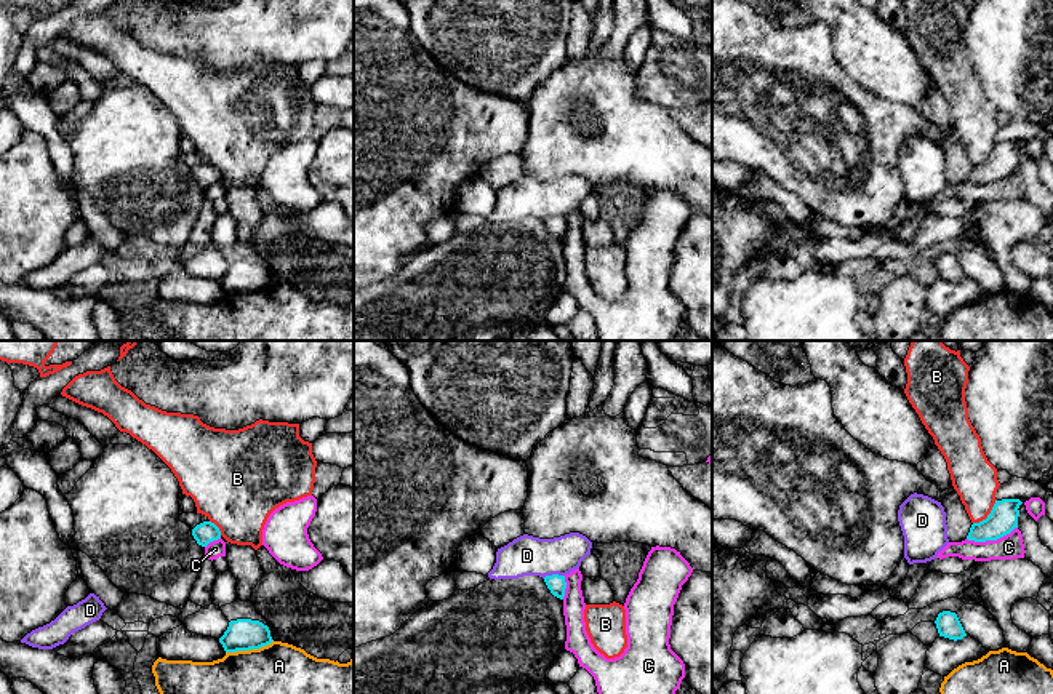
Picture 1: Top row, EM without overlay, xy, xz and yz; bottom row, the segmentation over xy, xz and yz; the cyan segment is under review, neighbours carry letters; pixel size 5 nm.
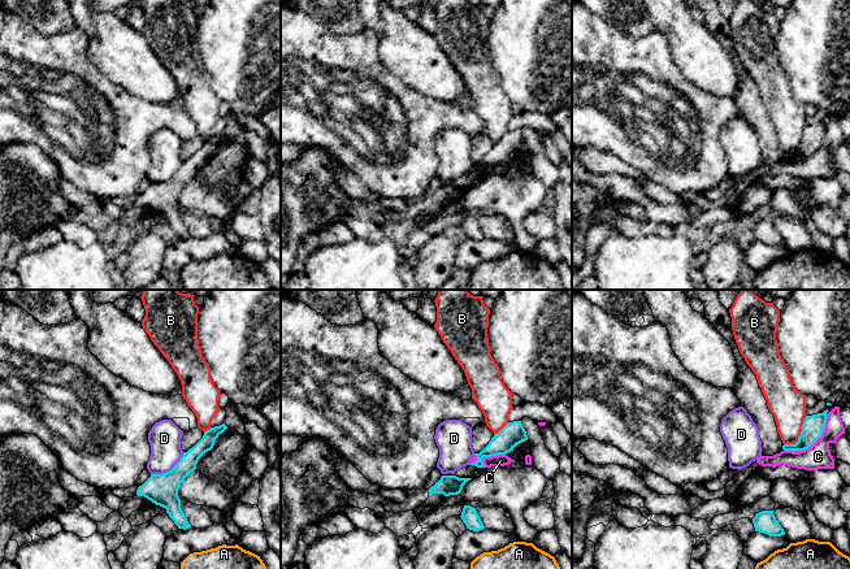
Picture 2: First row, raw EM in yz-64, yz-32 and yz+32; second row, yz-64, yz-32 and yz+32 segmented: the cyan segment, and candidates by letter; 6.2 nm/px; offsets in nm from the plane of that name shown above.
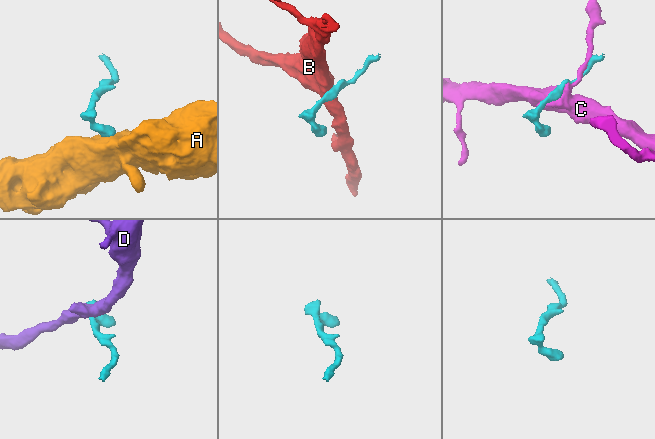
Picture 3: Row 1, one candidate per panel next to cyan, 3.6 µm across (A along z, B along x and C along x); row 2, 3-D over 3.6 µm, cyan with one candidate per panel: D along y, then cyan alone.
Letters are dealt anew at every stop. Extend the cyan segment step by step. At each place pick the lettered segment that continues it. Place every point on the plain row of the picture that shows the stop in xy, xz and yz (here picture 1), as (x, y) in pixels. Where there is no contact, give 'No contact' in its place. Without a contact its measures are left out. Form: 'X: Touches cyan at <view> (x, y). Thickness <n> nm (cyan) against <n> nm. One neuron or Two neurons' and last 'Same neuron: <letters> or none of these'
A: Touches cyan at xy (248, 291). Thickness 160 nm (cyan) against 500 nm. Two neurons
B: Touches cyan at yz (988, 157). Thickness 150 nm (cyan) against 220 nm. Two neurons
C: Touches cyan at yz (991, 181). Thickness 150 nm (cyan) against 130 nm. Two neurons
D: Touches cyan at xz (552, 216). Thickness 90 nm (cyan) against 200 nm. Two neurons
Same neuron: none of these

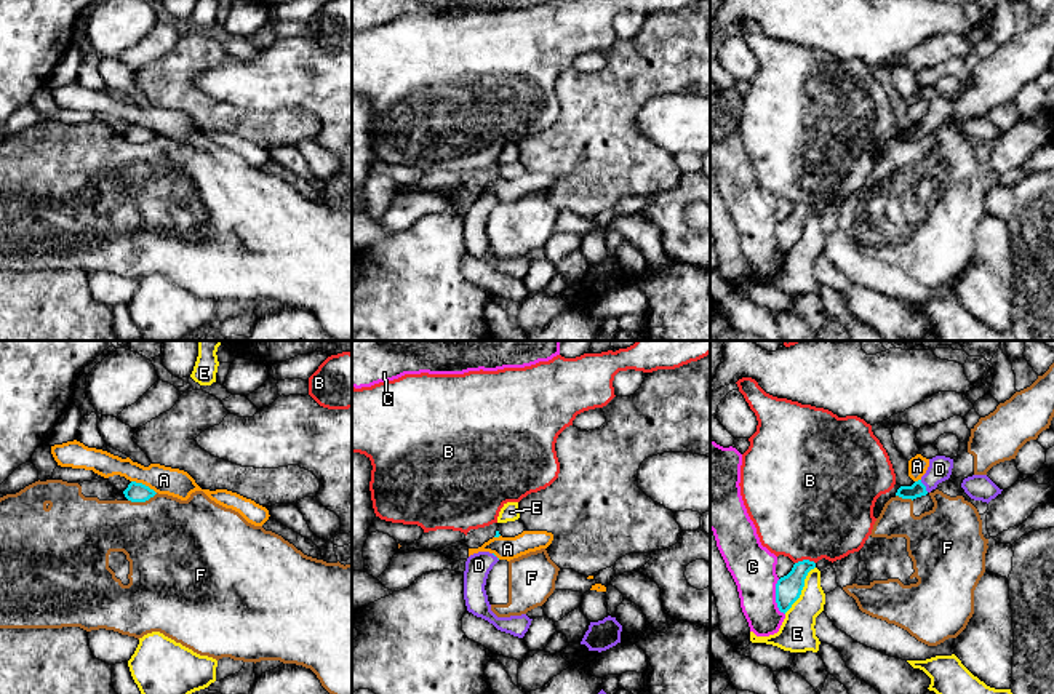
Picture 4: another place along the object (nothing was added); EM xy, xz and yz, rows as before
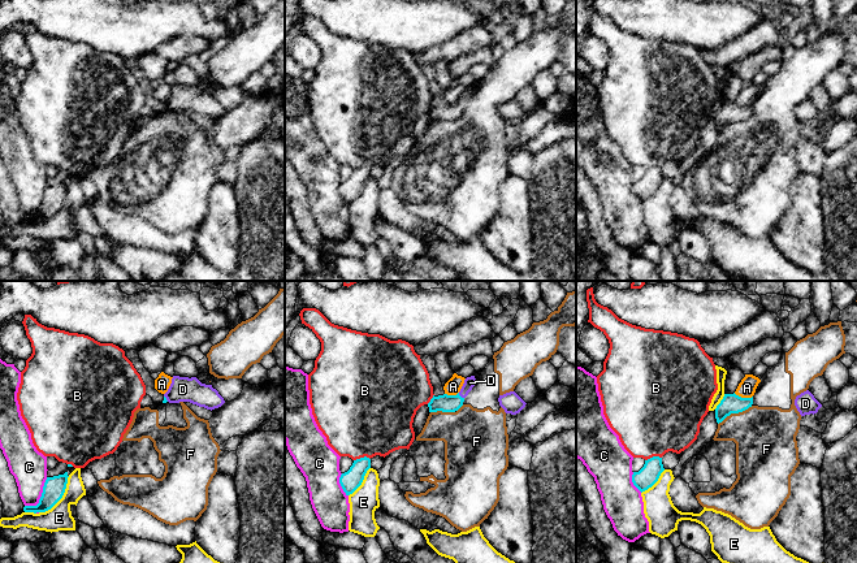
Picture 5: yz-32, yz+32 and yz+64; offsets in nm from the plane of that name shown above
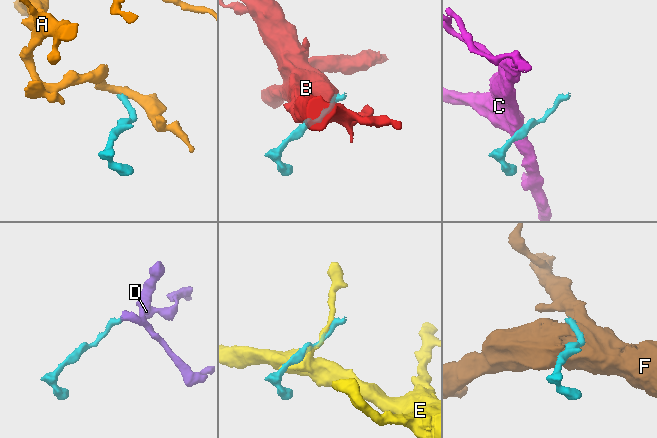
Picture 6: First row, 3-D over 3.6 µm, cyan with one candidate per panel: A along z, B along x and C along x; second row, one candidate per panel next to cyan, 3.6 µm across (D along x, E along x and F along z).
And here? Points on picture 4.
A: Touches cyan at xy (144, 127). Thickness 100 nm (cyan) against 140 nm. Two neurons
B: Touches cyan at yz (805, 202). Thickness 130 nm (cyan) against 500 nm. Two neurons
C: Touches cyan at yz (776, 239). Thickness 130 nm (cyan) against 220 nm. Two neurons
D: Touches cyan at yz (925, 128). Thickness 80 nm (cyan) against 120 nm. One neuron
E: Touches cyan at yz (802, 231). Thickness 130 nm (cyan) against 190 nm. Two neurons
F: Touches cyan at xy (143, 143). Thickness 100 nm (cyan) against 440 nm. Two neurons
Same neuron: D

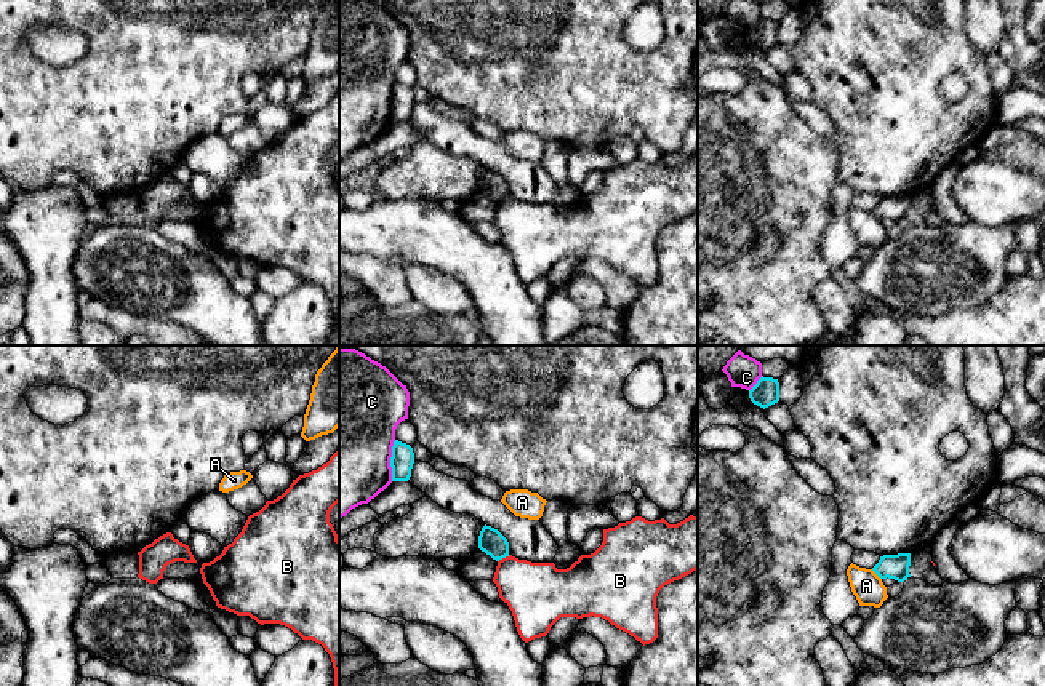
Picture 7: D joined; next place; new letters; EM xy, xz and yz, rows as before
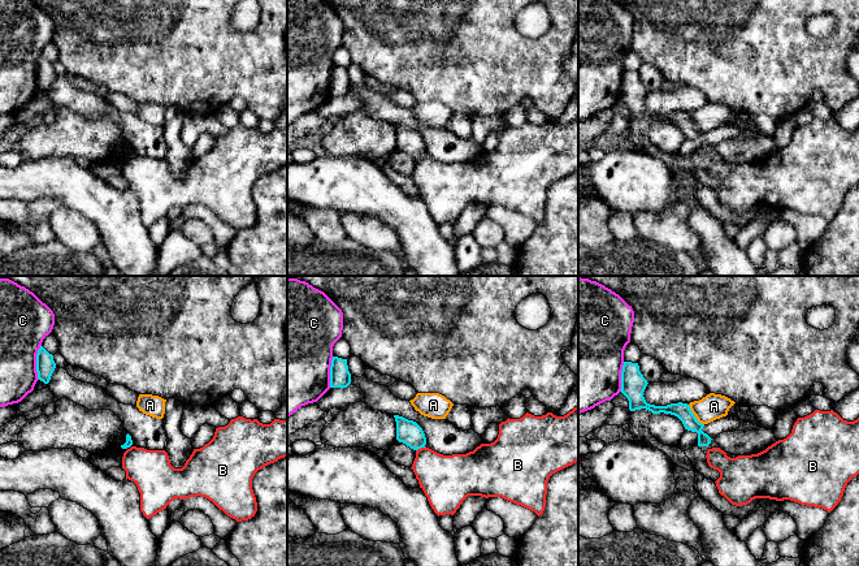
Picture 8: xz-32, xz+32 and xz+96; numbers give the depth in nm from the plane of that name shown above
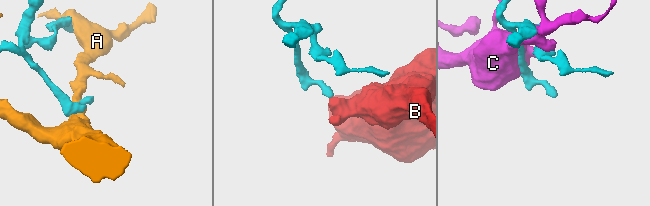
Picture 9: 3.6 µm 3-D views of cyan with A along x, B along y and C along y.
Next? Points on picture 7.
A: Touches cyan at yz (876, 215). Thickness 130 nm (cyan) against 160 nm. Two neurons
B: Touches cyan at xz (503, 199). Thickness 130 nm (cyan) against 320 nm. Two neurons
C: Touches cyan at xz (391, 103). Thickness 120 nm (cyan) against 500 nm. Two neurons
Same neuron: none of these

